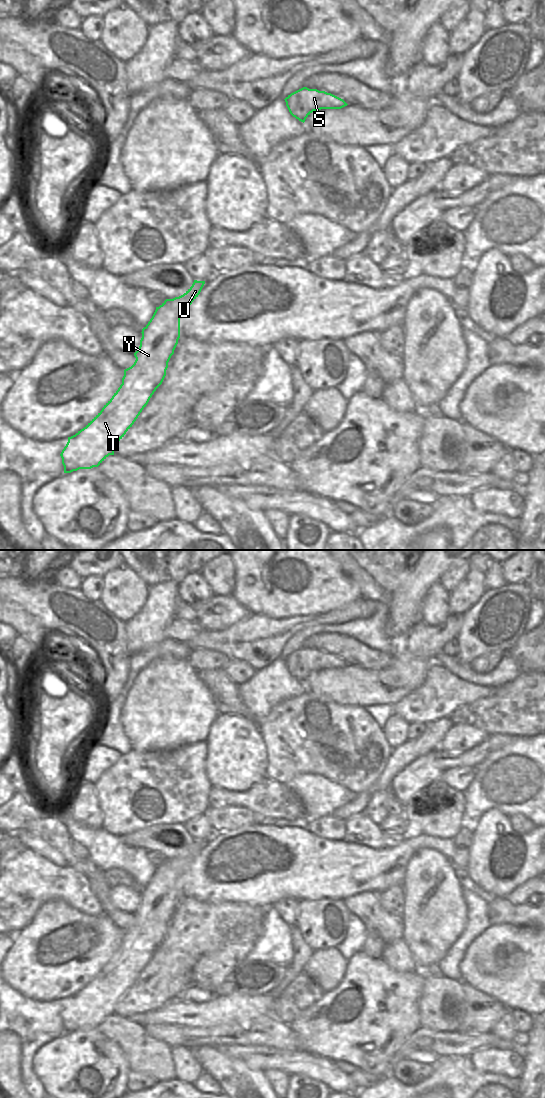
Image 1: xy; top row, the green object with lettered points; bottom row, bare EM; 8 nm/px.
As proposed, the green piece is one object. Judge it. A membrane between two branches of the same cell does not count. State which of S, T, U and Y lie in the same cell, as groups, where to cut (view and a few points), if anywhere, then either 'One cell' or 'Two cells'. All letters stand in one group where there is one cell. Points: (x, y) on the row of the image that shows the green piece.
Groups: S / T U Y. Split along xy (170, 352), (164, 356), (156, 374), (158, 386). Two cells

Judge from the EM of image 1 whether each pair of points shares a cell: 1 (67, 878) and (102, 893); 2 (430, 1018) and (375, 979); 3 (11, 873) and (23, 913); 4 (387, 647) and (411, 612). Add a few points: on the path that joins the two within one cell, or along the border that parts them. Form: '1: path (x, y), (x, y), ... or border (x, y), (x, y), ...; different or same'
1: border (87, 877), (89, 887), (99, 902), (101, 909); different
2: border (423, 988), (418, 1003), (419, 1023), (421, 1026); different
3: path (17, 883), (17, 903); same
4: border (387, 615), (388, 633), (401, 641); different

